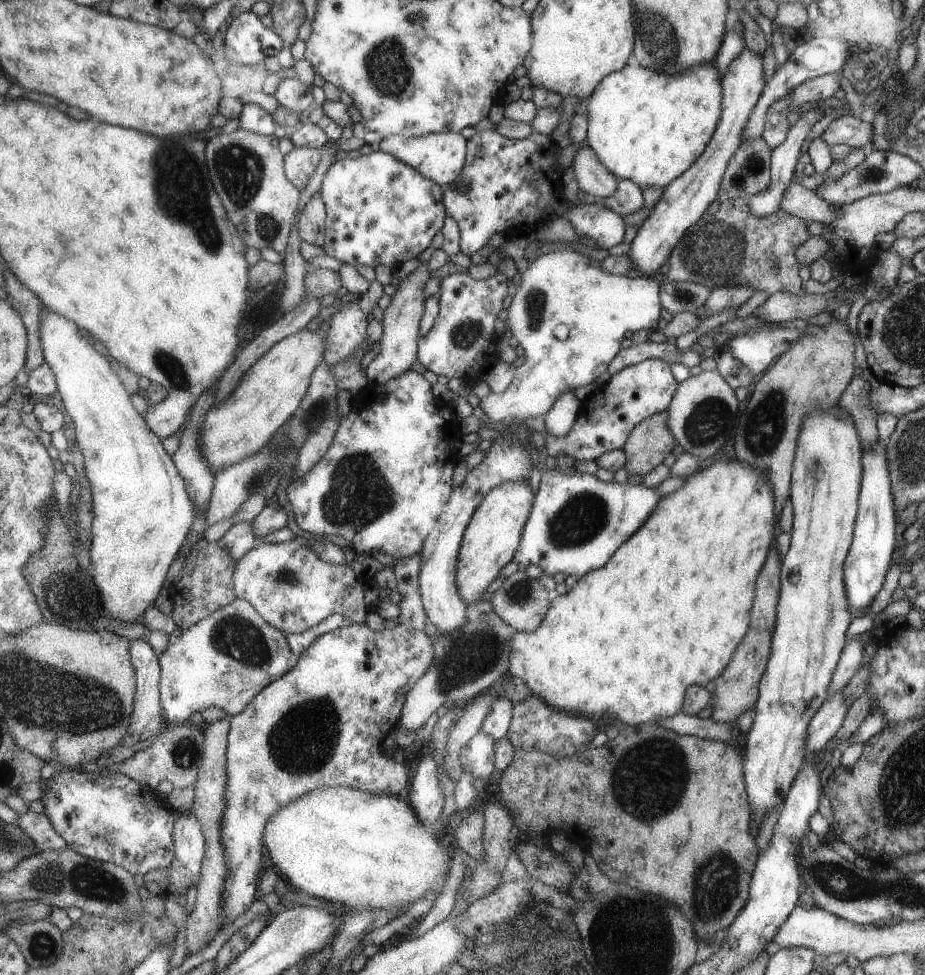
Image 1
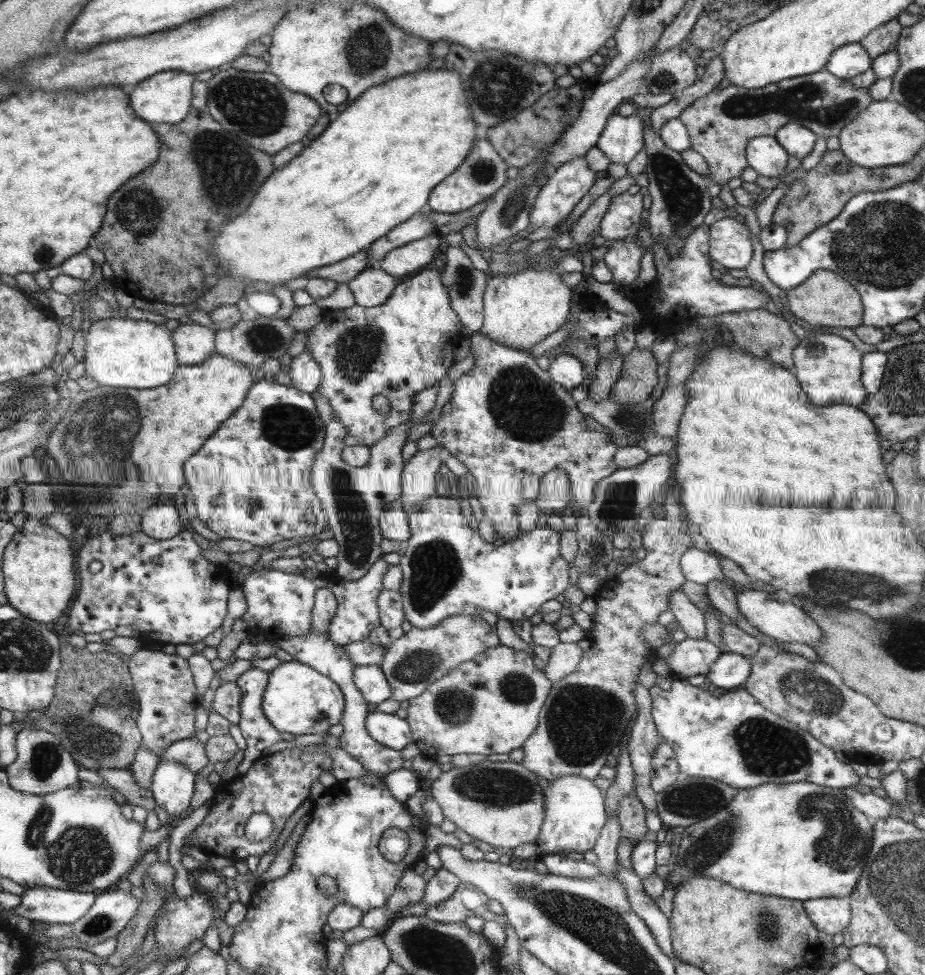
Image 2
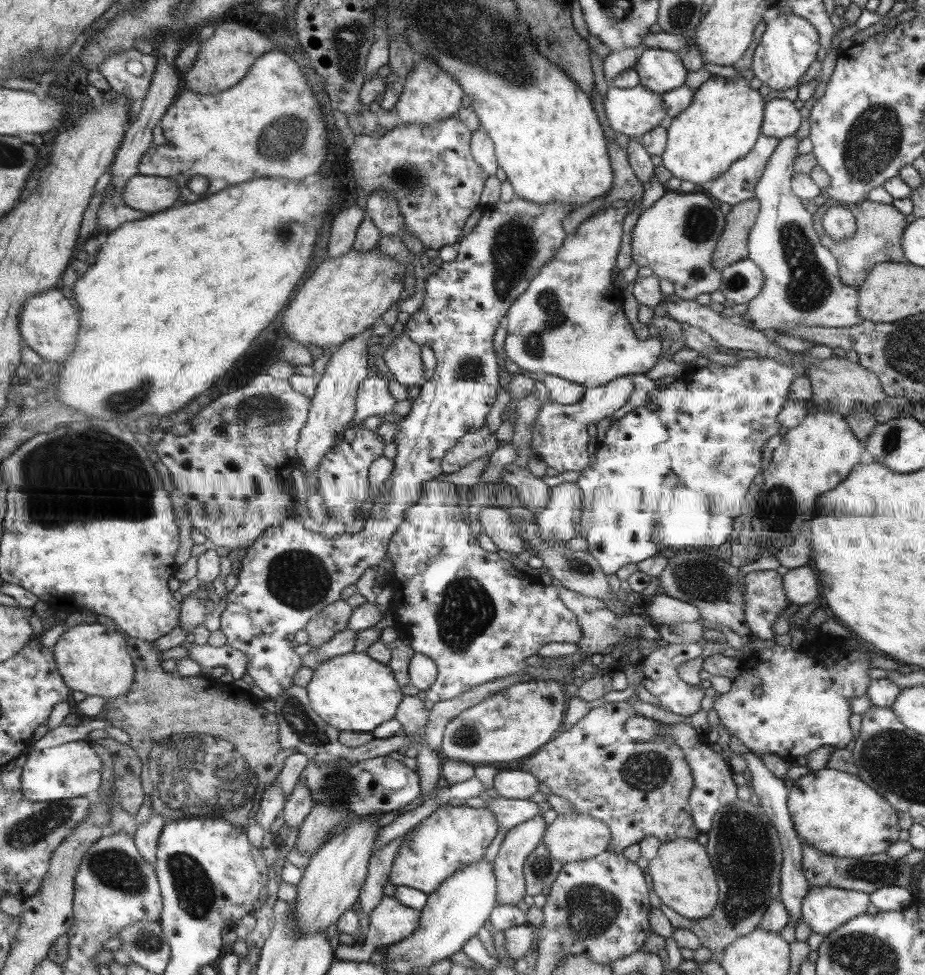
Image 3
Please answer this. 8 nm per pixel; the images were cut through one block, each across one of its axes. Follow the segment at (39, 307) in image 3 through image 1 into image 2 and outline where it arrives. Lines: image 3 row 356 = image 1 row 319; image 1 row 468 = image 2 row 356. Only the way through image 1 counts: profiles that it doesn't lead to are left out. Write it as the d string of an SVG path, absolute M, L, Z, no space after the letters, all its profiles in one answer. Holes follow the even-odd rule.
M126 317L98 320L88 330L85 342L86 374L101 385L139 390L163 387L179 366L171 335L163 324Z

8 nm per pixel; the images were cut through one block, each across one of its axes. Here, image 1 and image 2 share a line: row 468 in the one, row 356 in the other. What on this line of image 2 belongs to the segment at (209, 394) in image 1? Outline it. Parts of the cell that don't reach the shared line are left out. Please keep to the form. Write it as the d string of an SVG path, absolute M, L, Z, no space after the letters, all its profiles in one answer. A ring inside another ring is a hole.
M197 323L179 324L170 335L174 354L180 366L201 364L214 353L214 330Z

